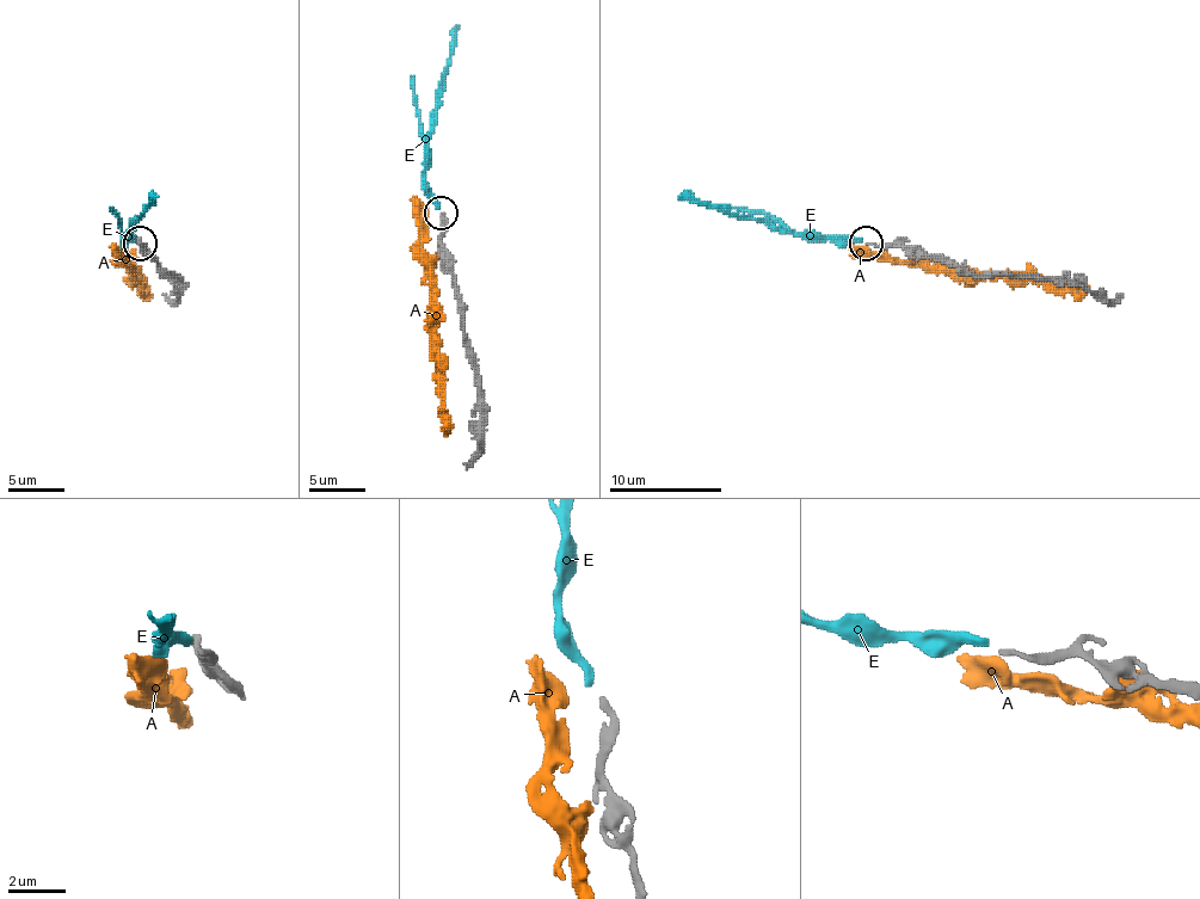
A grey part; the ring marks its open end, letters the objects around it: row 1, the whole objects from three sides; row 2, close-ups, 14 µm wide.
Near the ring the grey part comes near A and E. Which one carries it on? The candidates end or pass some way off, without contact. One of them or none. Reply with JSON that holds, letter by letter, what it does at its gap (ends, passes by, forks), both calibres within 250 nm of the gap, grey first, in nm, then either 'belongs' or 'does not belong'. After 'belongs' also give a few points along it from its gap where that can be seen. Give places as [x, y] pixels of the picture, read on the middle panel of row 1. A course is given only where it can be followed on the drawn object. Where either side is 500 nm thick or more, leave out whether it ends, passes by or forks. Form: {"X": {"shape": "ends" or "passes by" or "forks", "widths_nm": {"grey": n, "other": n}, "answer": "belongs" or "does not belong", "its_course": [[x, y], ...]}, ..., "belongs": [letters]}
{"A": {"shape": "ends", "widths_nm": {"grey": 200, "other": 480}, "answer": "does not belong"}, "E": {"shape": "ends", "widths_nm": {"grey": 200, "other": 300}, "answer": "does not belong"}, "belongs": []}

